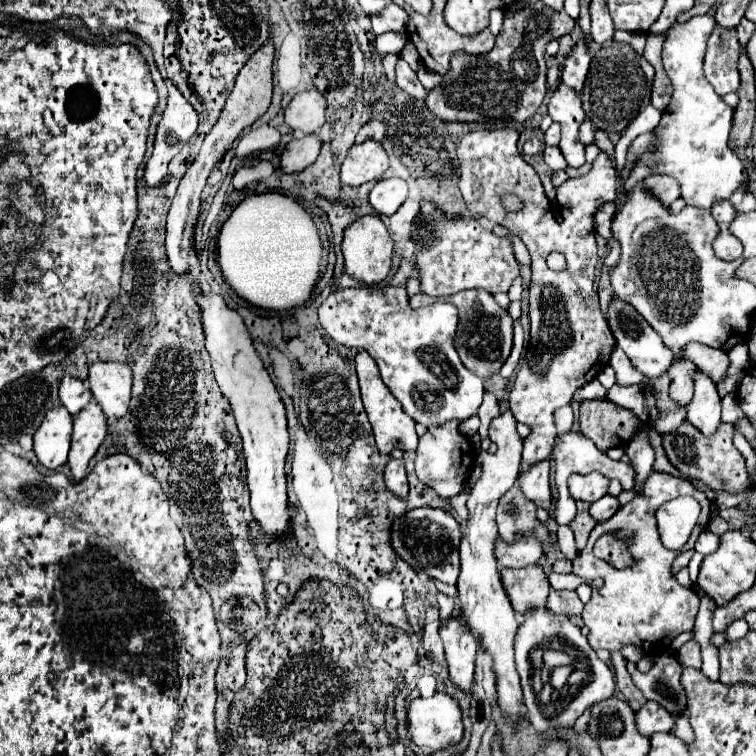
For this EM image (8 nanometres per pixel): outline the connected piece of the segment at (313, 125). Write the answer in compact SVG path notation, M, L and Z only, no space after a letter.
M318 90L300 92L290 100L286 108L286 124L302 134L316 134L326 120L324 110L326 100Z

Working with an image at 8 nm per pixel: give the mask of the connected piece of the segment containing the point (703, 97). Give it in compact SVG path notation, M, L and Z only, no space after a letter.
M694 16L684 24L676 22L666 32L662 60L674 92L660 124L652 130L656 136L656 158L652 160L660 162L656 174L662 172L676 178L684 202L704 210L712 210L716 202L730 200L732 192L746 180L744 164L728 148L734 108L714 92L702 70L706 40L714 24L716 20L710 16Z

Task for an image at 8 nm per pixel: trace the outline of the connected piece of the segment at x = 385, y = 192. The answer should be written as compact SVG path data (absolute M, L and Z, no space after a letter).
M402 178L380 180L370 192L370 204L378 214L392 216L406 200L406 194L408 194L408 186Z

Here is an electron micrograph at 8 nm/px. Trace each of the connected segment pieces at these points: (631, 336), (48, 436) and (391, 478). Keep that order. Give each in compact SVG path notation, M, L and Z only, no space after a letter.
M614 300L610 304L610 310L608 310L608 324L610 324L610 330L616 338L616 346L620 346L630 362L634 364L634 368L644 374L644 378L650 382L654 378L660 378L664 372L668 372L668 368L672 366L674 362L674 354L672 350L668 350L664 346L664 342L660 340L660 336L656 336L654 328L632 308L628 308L628 304L624 304L622 300Z
M58 406L48 410L34 434L34 452L38 456L38 462L48 470L56 470L58 466L66 464L70 436L72 416L66 412L66 408Z
M390 460L386 466L386 486L392 494L398 498L408 496L408 480L406 480L406 470L402 460Z

